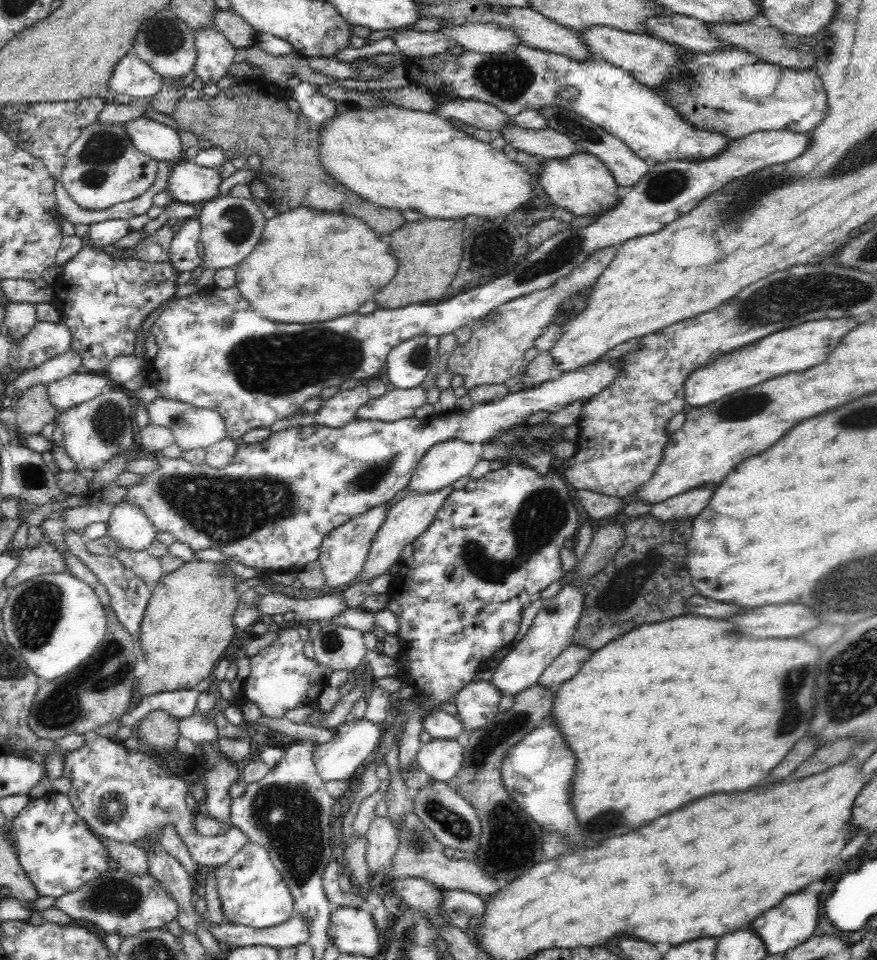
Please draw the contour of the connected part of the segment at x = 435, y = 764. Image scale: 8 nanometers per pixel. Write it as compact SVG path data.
M432 739L419 746L415 766L433 781L447 783L461 769L462 761L463 750L457 740Z

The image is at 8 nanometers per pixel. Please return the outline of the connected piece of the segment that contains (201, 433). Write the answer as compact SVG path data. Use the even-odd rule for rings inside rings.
M159 397L148 404L148 414L150 415L150 424L169 428L173 432L174 443L178 445L181 452L199 448L206 450L217 442L230 439L227 436L227 428L222 417L218 415L218 412L206 408L197 408L178 400L167 400L165 397Z

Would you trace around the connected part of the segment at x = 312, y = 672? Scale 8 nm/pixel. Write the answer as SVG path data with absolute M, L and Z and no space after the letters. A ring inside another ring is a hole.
M306 627L286 629L270 646L256 654L258 662L250 662L252 672L244 682L244 696L258 704L258 708L262 710L261 714L282 718L286 710L310 705L318 700L326 685L326 679L322 676L321 666L317 661L304 655L308 632L309 629Z

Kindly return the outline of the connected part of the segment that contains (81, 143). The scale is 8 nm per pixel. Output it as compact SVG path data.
M97 120L86 125L80 137L67 149L60 180L70 198L80 208L104 211L113 207L114 204L142 196L154 184L156 172L158 172L158 161L134 148L133 142L129 140L129 134L125 132L125 123L102 124L100 120Z

